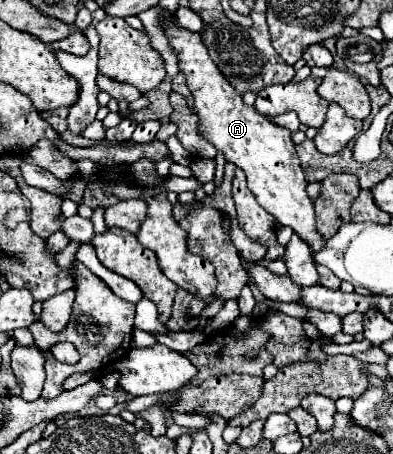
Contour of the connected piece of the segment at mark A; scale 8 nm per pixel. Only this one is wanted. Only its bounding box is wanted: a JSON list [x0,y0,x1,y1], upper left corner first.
[166,18,326,252]

